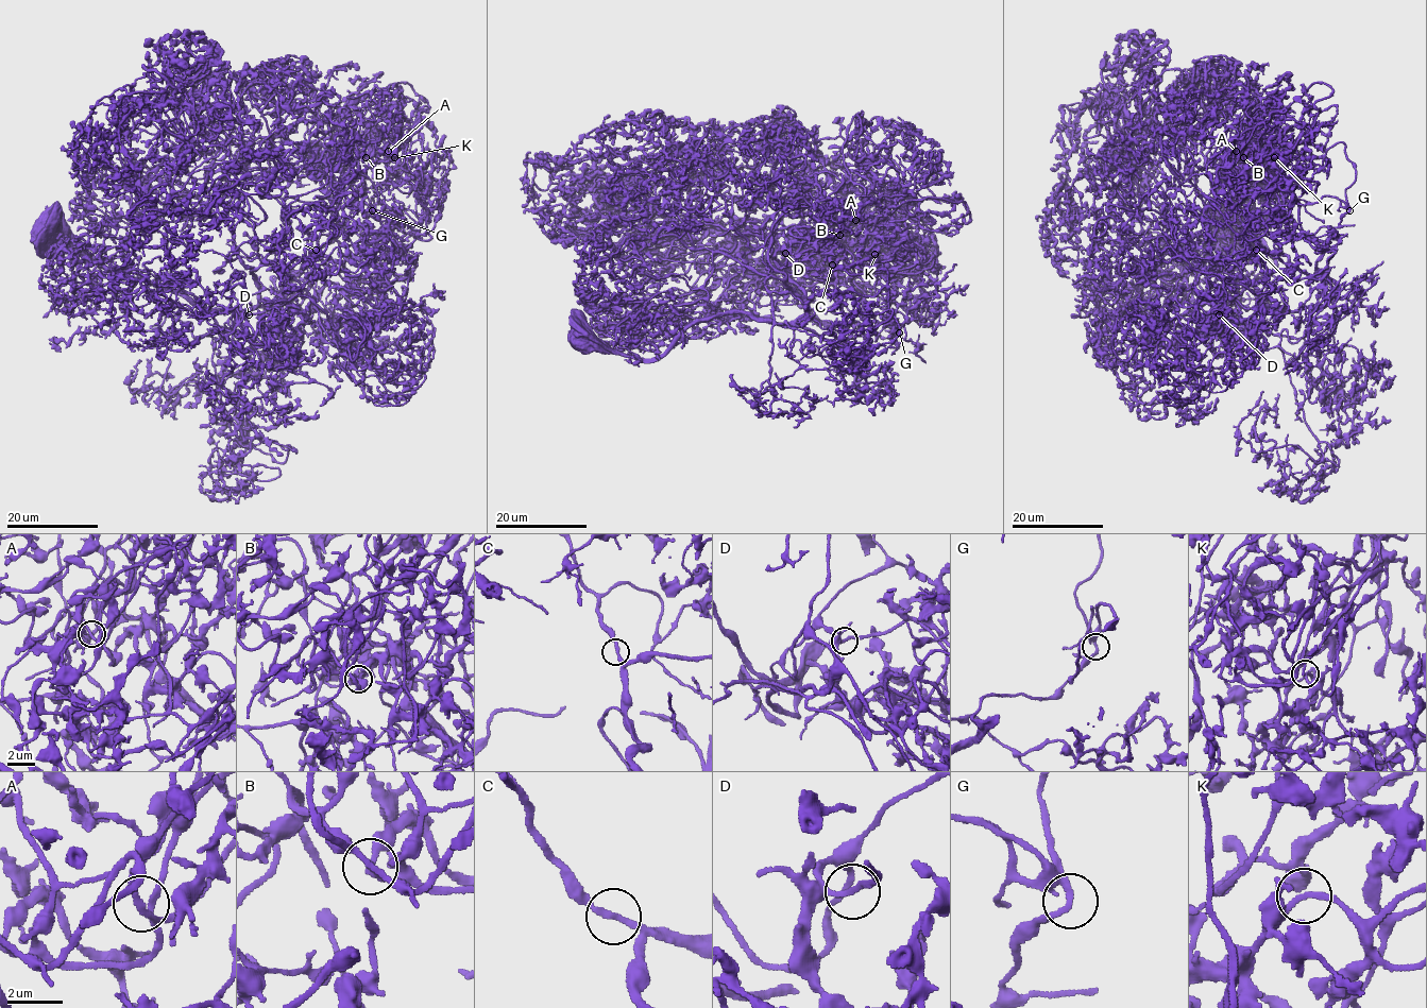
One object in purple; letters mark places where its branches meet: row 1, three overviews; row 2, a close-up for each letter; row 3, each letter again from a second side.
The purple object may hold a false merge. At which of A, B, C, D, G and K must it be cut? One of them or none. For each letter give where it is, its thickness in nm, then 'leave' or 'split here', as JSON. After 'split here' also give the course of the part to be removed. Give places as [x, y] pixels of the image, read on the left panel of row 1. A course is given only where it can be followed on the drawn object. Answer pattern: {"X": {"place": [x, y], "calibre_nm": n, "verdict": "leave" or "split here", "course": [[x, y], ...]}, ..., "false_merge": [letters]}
{"A": {"place": [388, 151], "calibre_nm": 220, "verdict": "leave"}, "B": {"place": [366, 157], "calibre_nm": 220, "verdict": "leave"}, "C": {"place": [316, 250], "calibre_nm": 240, "verdict": "leave"}, "D": {"place": [249, 314], "calibre_nm": 190, "verdict": "leave"}, "G": {"place": [372, 210], "calibre_nm": 220, "verdict": "leave"}, "K": {"place": [394, 157], "calibre_nm": 190, "verdict": "leave"}, "false_merge": []}

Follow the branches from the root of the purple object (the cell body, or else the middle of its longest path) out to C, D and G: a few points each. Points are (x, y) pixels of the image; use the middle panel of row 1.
C: (582, 335), (628, 356), (656, 358), (694, 324), (747, 312), (802, 325), (849, 352), (832, 265)
D: (582, 335), (656, 358), (711, 317), (795, 323), (805, 297), (775, 254), (784, 253)
G: (582, 335), (656, 358), (731, 312), (796, 323), (847, 352), (860, 313), (900, 331)

